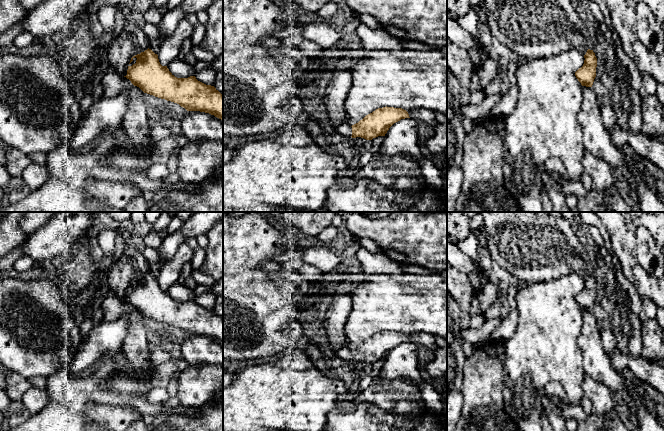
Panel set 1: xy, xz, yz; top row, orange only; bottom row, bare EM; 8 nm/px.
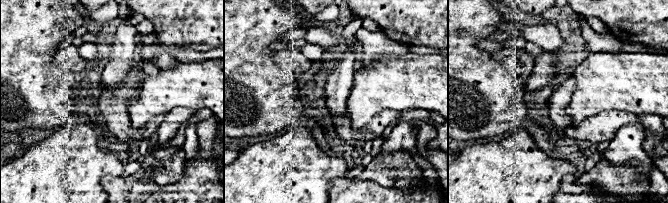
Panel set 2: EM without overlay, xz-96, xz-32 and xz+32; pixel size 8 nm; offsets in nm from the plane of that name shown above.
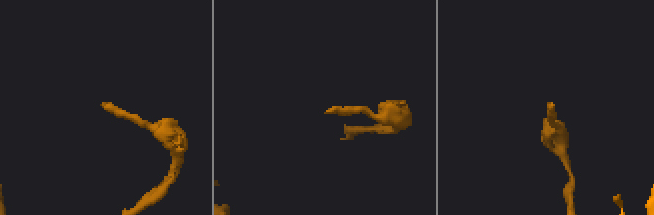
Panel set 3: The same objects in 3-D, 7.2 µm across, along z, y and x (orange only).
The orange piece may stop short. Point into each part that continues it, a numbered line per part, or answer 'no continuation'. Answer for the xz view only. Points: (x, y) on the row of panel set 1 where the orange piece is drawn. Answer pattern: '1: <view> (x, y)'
1: xz (344, 128)

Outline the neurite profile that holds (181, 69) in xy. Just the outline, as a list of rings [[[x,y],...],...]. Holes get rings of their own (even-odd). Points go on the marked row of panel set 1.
[[[176,59],[167,65],[167,68],[177,78],[188,78],[195,75],[195,69],[188,62]]]

